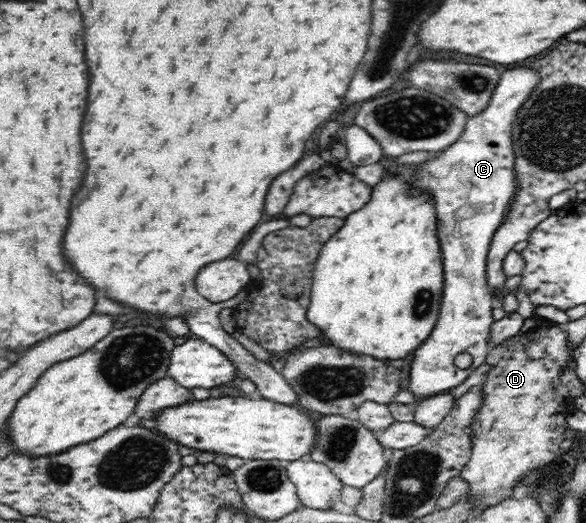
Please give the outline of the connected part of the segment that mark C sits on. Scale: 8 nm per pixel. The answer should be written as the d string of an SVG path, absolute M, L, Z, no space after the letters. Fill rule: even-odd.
M514 68L514 70L506 70L506 72L502 72L500 82L498 82L498 85L494 89L490 102L485 106L485 109L482 110L480 114L467 118L465 131L461 134L460 138L458 138L458 141L442 150L442 152L439 152L440 156L438 156L438 158L436 158L436 156L429 157L423 162L416 164L412 174L407 176L407 178L402 178L406 181L406 193L408 193L408 195L426 193L426 195L434 201L434 212L436 212L436 216L438 216L438 222L436 222L436 237L438 237L438 245L440 245L440 259L442 259L443 290L438 320L436 326L432 329L430 336L413 352L414 360L411 364L409 389L417 396L418 400L420 398L426 398L426 396L432 396L432 394L438 394L438 392L444 390L452 390L454 386L458 386L458 384L460 384L463 380L466 380L466 378L468 378L475 369L485 362L486 357L488 356L490 349L489 338L491 326L495 320L493 317L493 294L487 280L487 258L494 233L497 233L497 230L505 223L507 214L509 213L509 210L513 205L513 200L517 195L517 188L519 187L519 184L517 183L517 171L515 170L515 153L513 150L514 120L517 118L520 107L528 98L531 90L534 90L534 87L538 85L538 82L538 74L532 70L528 70L528 68ZM462 352L466 352L466 354L470 354L470 356L472 356L472 363L466 369L460 369L454 365L454 358L456 358L458 354L462 354Z

